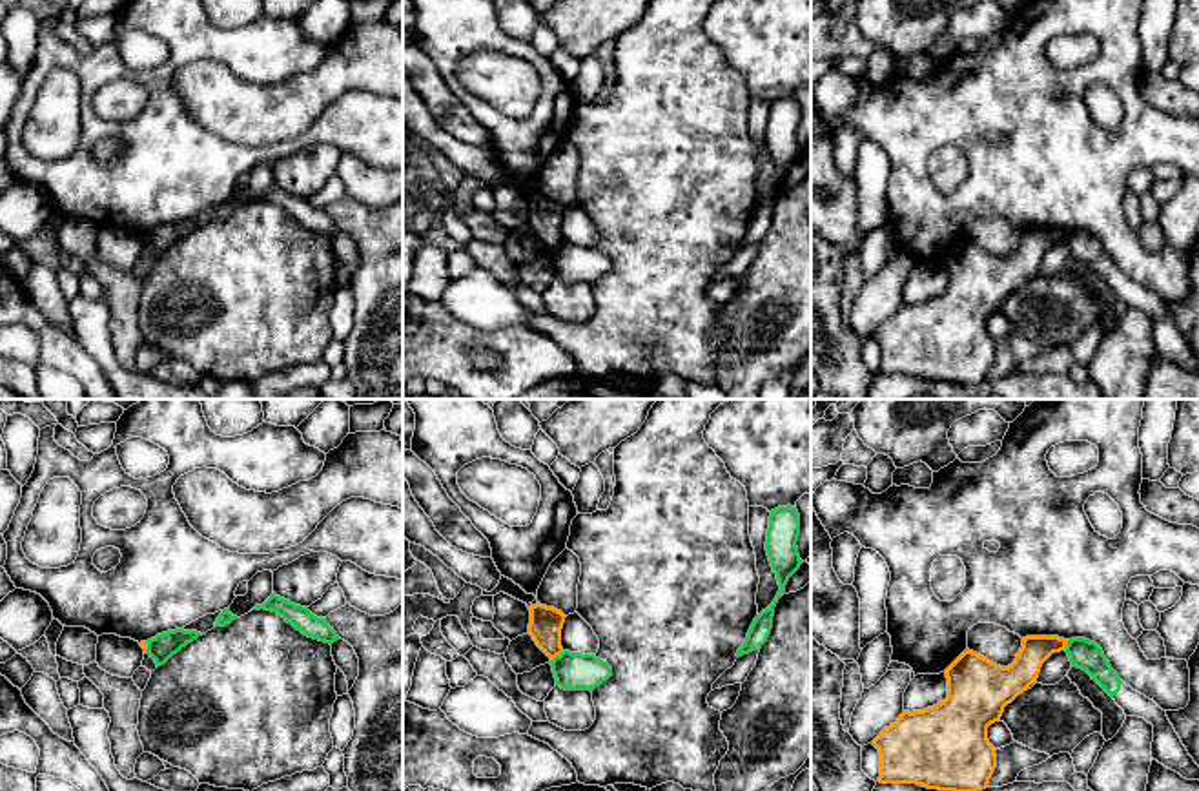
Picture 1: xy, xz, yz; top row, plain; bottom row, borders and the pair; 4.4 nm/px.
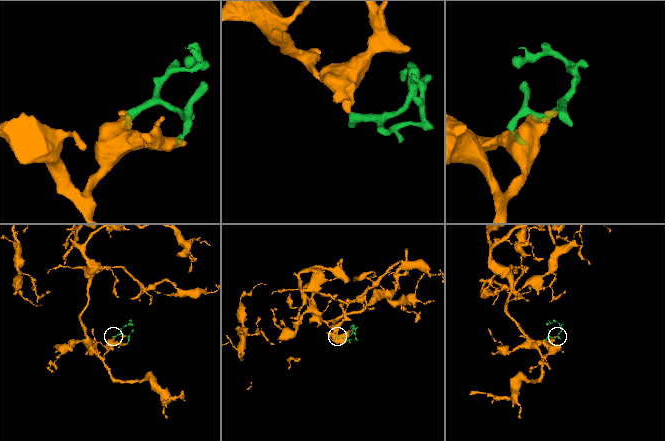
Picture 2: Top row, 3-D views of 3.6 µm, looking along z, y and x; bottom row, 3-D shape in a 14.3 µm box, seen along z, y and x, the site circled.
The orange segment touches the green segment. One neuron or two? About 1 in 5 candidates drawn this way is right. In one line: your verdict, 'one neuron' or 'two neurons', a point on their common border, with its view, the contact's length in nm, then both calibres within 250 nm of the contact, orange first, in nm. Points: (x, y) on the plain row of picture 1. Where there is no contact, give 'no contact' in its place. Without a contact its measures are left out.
two neurons; meets orange in xz at (558, 246); contact 70 nm long; 150 nm thick on the orange side, 170 nm on the other

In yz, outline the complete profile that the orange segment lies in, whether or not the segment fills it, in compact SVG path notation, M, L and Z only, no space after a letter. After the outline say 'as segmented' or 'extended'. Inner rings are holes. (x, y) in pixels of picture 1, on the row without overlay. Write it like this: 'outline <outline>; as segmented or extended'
outline M1026 228L1015 253L1000 259L964 242L948 261L948 290L924 303L904 303L871 335L880 346L880 375L977 385L997 359L988 319L1004 299L1037 275L1042 255L1066 242L1059 228Z; as segmented

